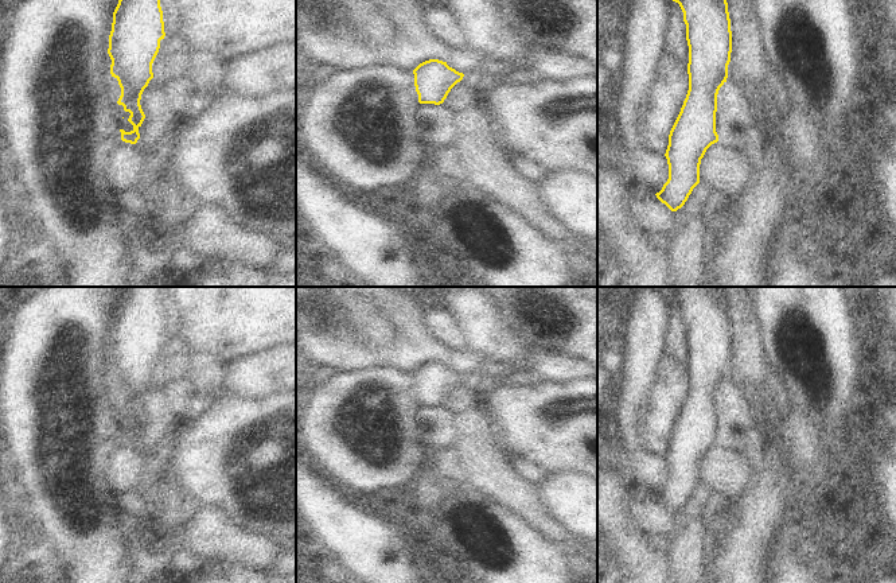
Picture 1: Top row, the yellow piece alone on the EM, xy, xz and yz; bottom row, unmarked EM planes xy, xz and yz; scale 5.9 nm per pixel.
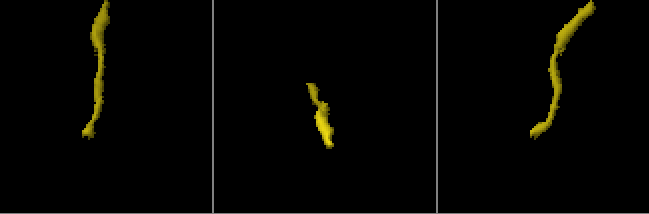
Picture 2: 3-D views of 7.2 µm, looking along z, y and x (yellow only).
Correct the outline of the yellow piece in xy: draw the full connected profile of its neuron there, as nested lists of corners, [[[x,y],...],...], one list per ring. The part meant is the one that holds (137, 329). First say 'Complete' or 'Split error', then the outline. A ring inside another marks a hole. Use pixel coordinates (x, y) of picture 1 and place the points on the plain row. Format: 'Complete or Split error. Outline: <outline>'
Complete. Outline: [[[122,287],[118,306],[113,314],[108,355],[110,376],[118,382],[121,397],[117,403],[130,417],[130,434],[121,434],[121,442],[136,446],[139,430],[145,416],[140,401],[153,380],[152,365],[164,341],[163,312],[157,287]]]

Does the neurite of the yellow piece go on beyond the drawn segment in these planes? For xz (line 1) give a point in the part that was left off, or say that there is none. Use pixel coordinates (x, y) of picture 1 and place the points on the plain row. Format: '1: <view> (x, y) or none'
1: none

